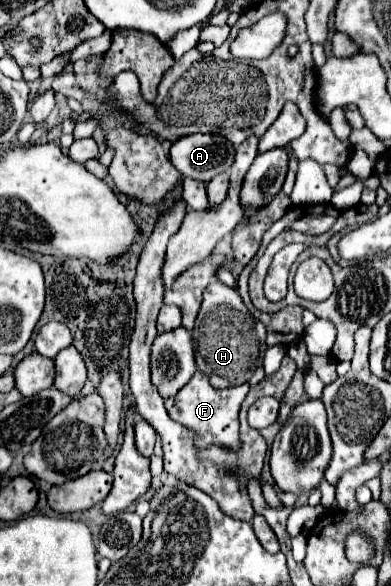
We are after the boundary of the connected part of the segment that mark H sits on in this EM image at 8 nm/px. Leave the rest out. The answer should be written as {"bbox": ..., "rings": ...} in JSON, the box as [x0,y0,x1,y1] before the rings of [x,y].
{"bbox":[193,282,267,388],"rings":[[[211,282],[203,292],[203,304],[193,328],[193,346],[197,370],[203,372],[213,388],[231,388],[245,384],[253,372],[263,366],[267,352],[267,330],[243,304],[241,296],[223,282]]]}

